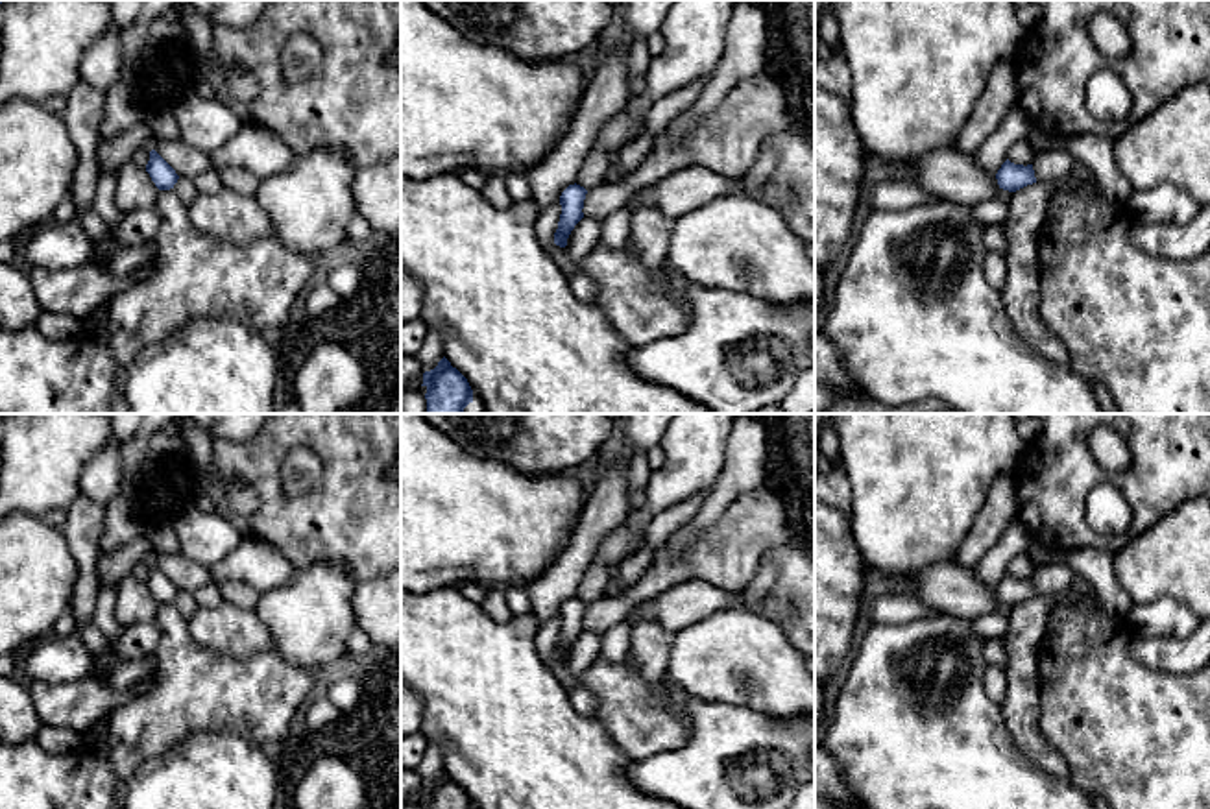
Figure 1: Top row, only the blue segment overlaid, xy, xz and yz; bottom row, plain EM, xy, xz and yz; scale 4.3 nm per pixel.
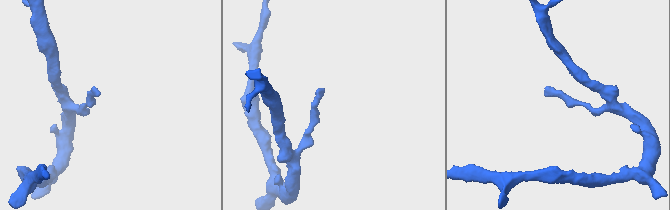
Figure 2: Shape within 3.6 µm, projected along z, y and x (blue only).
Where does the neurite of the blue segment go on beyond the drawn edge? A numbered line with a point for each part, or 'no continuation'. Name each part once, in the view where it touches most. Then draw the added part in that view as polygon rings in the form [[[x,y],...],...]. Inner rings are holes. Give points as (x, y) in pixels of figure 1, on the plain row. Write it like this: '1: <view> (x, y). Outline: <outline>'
no continuation

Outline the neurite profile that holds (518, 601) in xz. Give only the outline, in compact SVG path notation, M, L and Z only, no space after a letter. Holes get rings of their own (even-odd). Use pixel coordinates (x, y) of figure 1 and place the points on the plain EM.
M512 584L506 591L506 604L512 611L512 615L526 615L532 611L532 604L528 598L528 591L525 584Z

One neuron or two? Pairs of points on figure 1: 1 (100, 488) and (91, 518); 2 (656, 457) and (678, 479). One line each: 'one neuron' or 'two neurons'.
1: two neurons
2: two neurons

